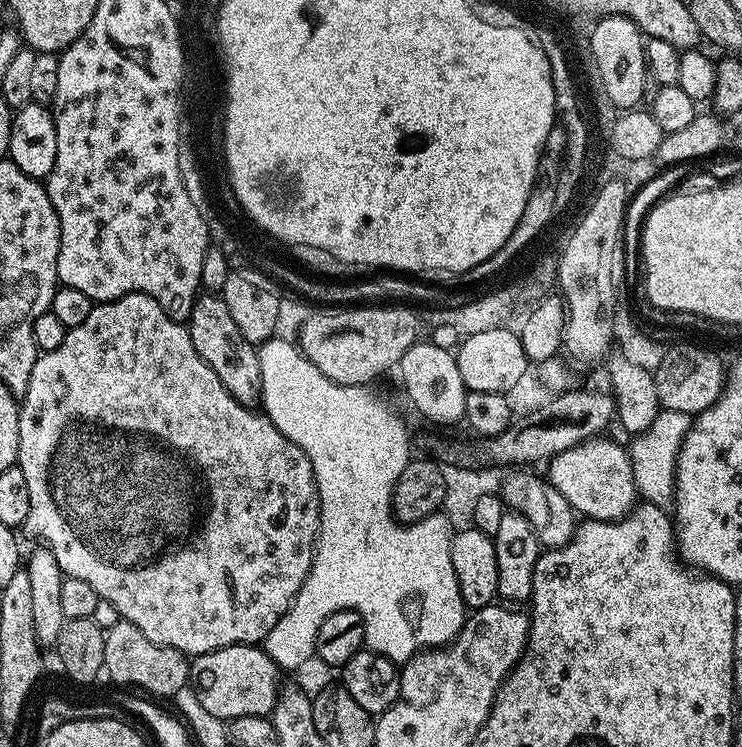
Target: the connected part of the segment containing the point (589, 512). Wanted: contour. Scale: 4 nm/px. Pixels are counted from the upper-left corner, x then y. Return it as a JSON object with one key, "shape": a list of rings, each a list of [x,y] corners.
{"shape":[[[593,438],[577,444],[575,448],[568,448],[564,452],[559,452],[550,461],[552,467],[551,487],[561,492],[568,499],[568,504],[572,508],[577,508],[584,516],[592,517],[598,522],[612,522],[624,515],[627,515],[628,508],[634,500],[637,501],[638,491],[635,486],[632,461],[625,449],[620,449],[612,440],[605,438]]]}

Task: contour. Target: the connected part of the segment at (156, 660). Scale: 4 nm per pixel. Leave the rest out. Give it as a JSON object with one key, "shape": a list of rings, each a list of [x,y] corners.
{"shape":[[[121,618],[113,628],[107,629],[104,641],[106,650],[103,671],[106,676],[108,672],[109,678],[116,684],[133,684],[134,687],[141,688],[141,693],[156,697],[172,696],[186,688],[189,683],[189,657],[170,646],[150,642],[150,638],[146,638],[146,634],[142,634],[142,630],[138,630],[138,626],[134,626],[129,620]]]}

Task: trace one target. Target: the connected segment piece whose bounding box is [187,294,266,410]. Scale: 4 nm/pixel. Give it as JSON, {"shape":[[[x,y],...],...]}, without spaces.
{"shape":[[[216,294],[201,295],[192,308],[187,329],[192,336],[194,350],[198,350],[206,366],[218,374],[222,386],[226,386],[226,390],[239,404],[255,409],[262,400],[266,372],[260,369],[260,356],[256,353],[259,351],[253,344],[246,342],[246,338],[242,338],[242,330],[238,330],[224,299]]]}

